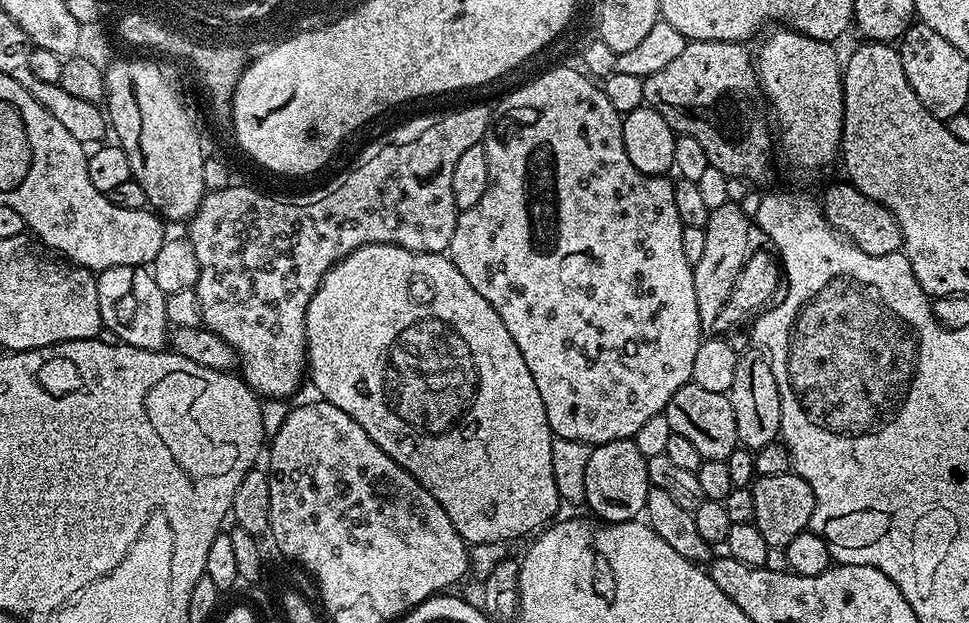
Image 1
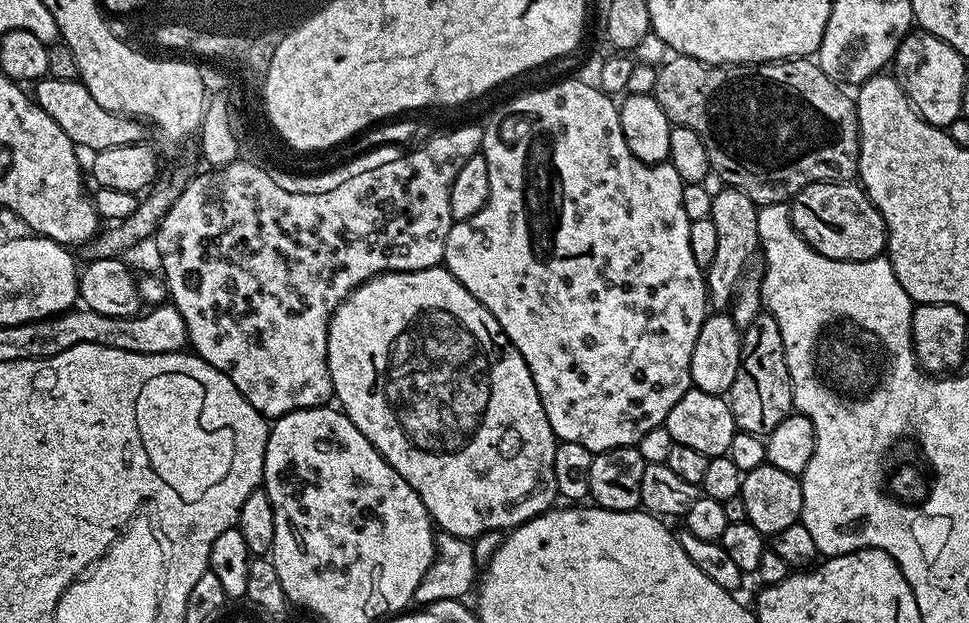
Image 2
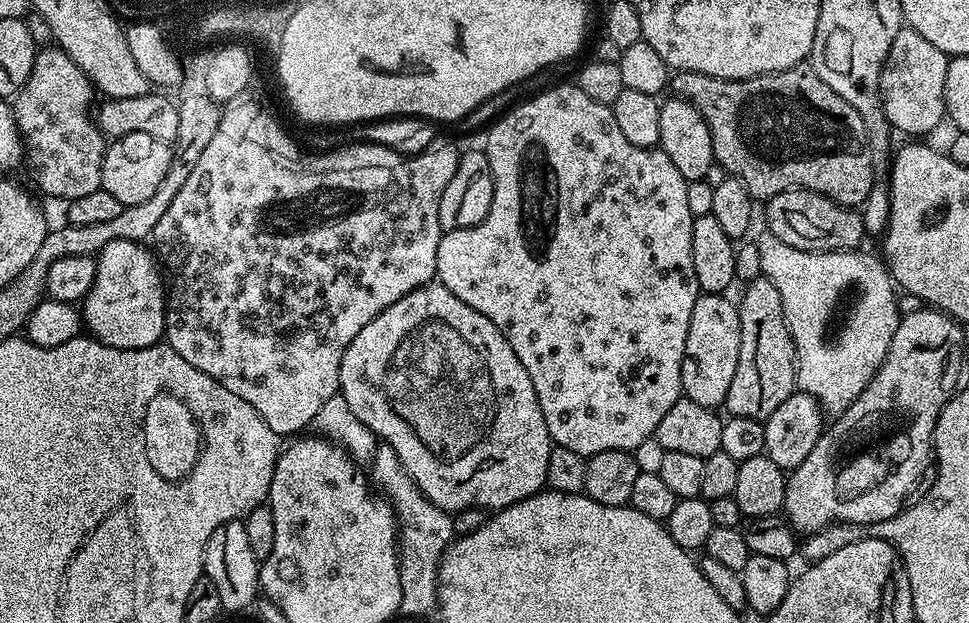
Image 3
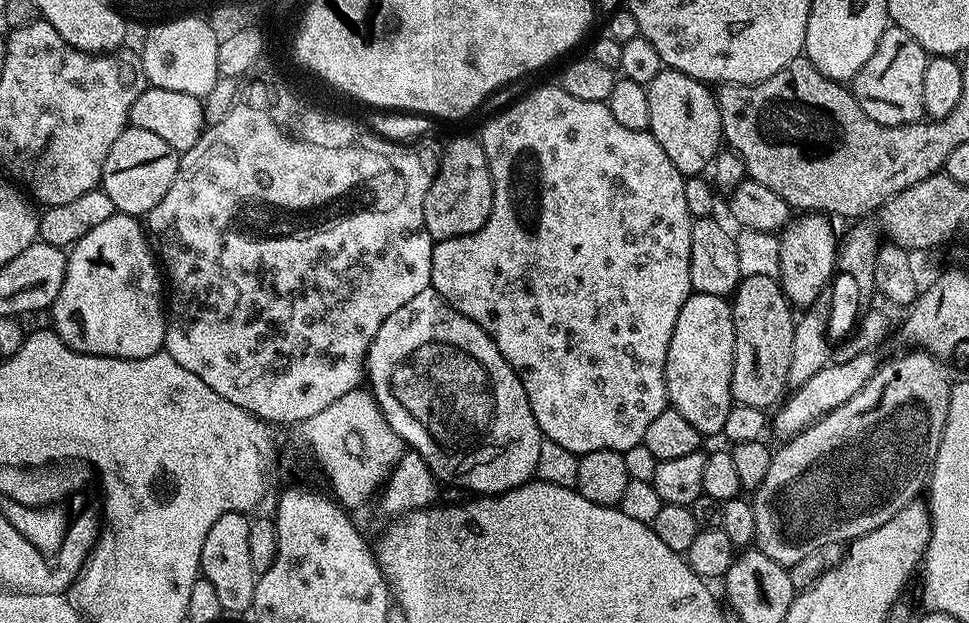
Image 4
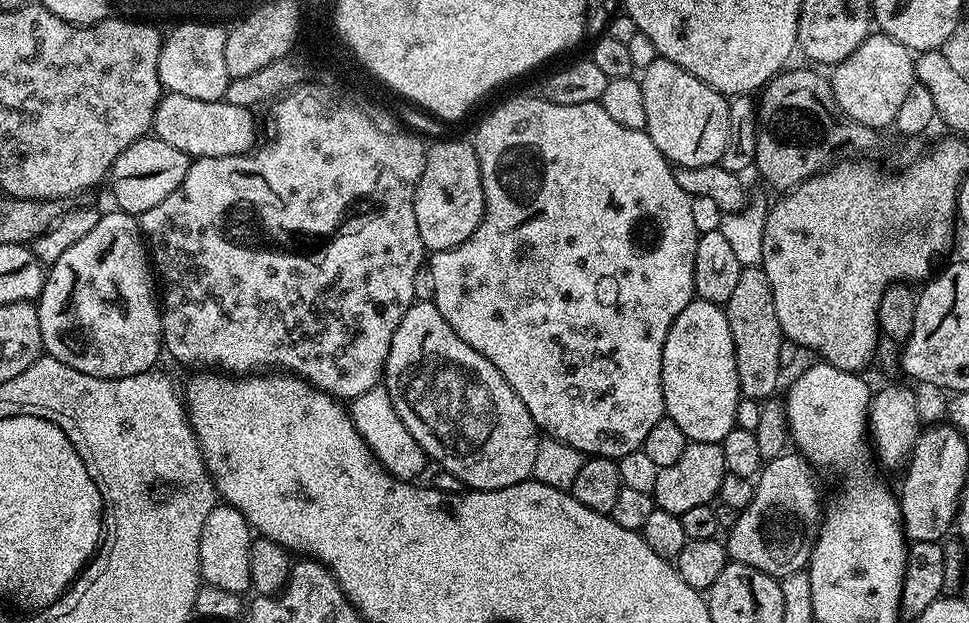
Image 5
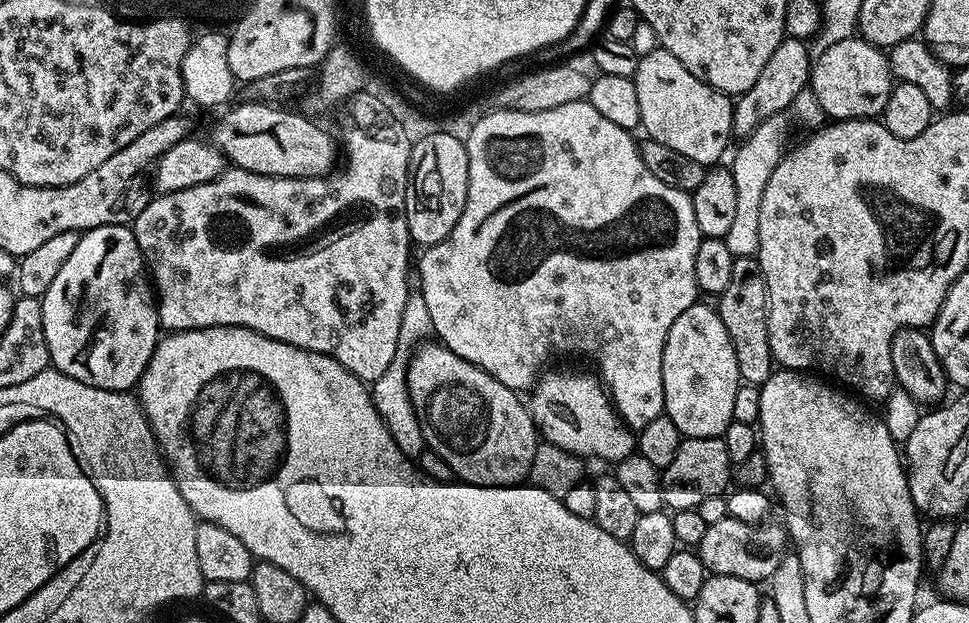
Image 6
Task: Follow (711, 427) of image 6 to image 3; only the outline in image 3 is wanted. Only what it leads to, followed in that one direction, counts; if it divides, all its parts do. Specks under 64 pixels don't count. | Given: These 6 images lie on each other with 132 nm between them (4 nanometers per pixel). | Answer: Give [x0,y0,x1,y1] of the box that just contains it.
[682,294,740,410]

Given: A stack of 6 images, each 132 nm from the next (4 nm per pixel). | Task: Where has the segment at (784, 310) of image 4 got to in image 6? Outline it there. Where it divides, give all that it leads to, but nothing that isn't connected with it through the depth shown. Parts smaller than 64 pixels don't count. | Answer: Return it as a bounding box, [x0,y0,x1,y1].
[718,256,774,385]

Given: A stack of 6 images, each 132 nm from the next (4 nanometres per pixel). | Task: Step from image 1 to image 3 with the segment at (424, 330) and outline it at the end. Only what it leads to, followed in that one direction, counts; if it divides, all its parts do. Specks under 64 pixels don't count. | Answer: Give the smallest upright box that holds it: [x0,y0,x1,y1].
[339,282,554,514]

